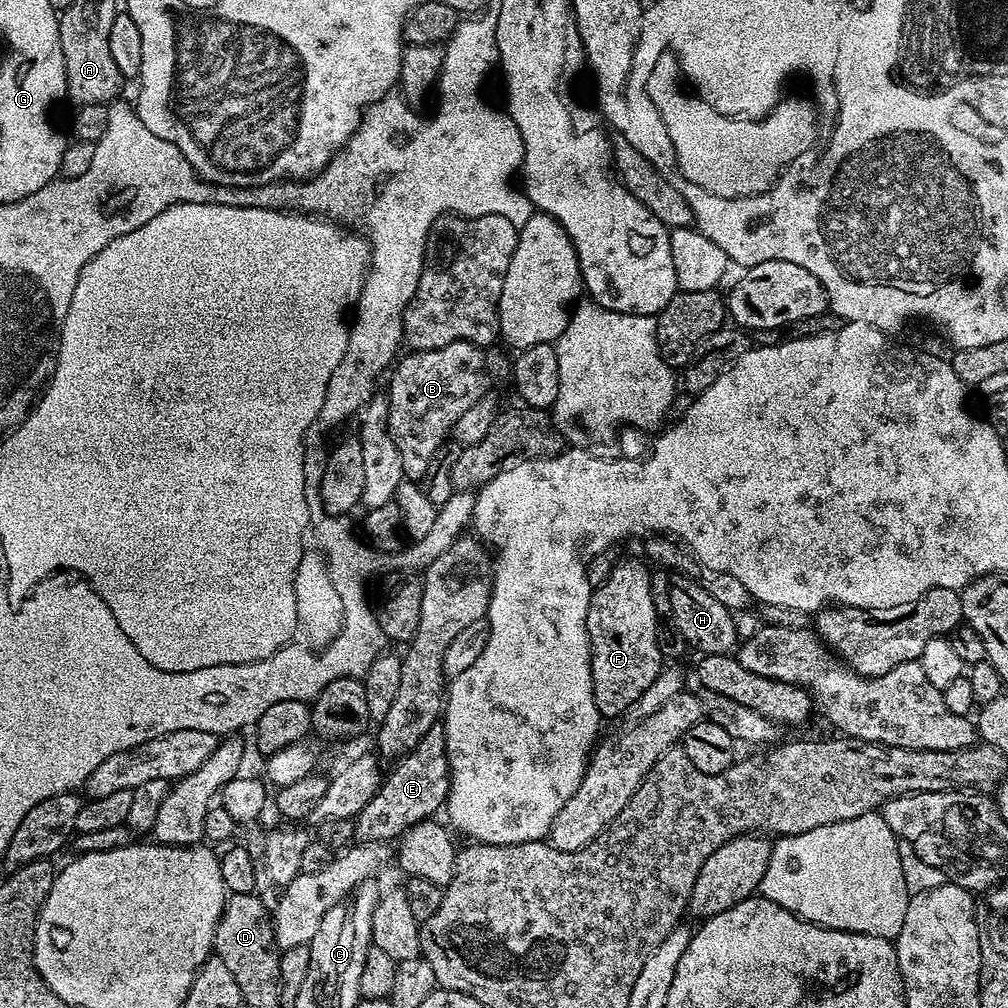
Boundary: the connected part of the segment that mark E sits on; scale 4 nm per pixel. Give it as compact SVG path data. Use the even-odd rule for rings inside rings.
M443 727L426 730L414 750L399 757L396 769L383 777L380 789L370 802L354 817L355 839L361 844L395 841L418 822L433 819L436 811L445 807L448 799L448 755Z

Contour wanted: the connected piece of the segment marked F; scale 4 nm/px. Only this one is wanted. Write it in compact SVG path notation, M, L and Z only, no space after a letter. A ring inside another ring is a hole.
M617 559L610 578L594 589L586 614L586 630L592 647L594 702L604 718L623 717L628 707L642 698L642 690L658 678L662 667L656 637L658 617L652 597L652 572L649 565L640 560Z

